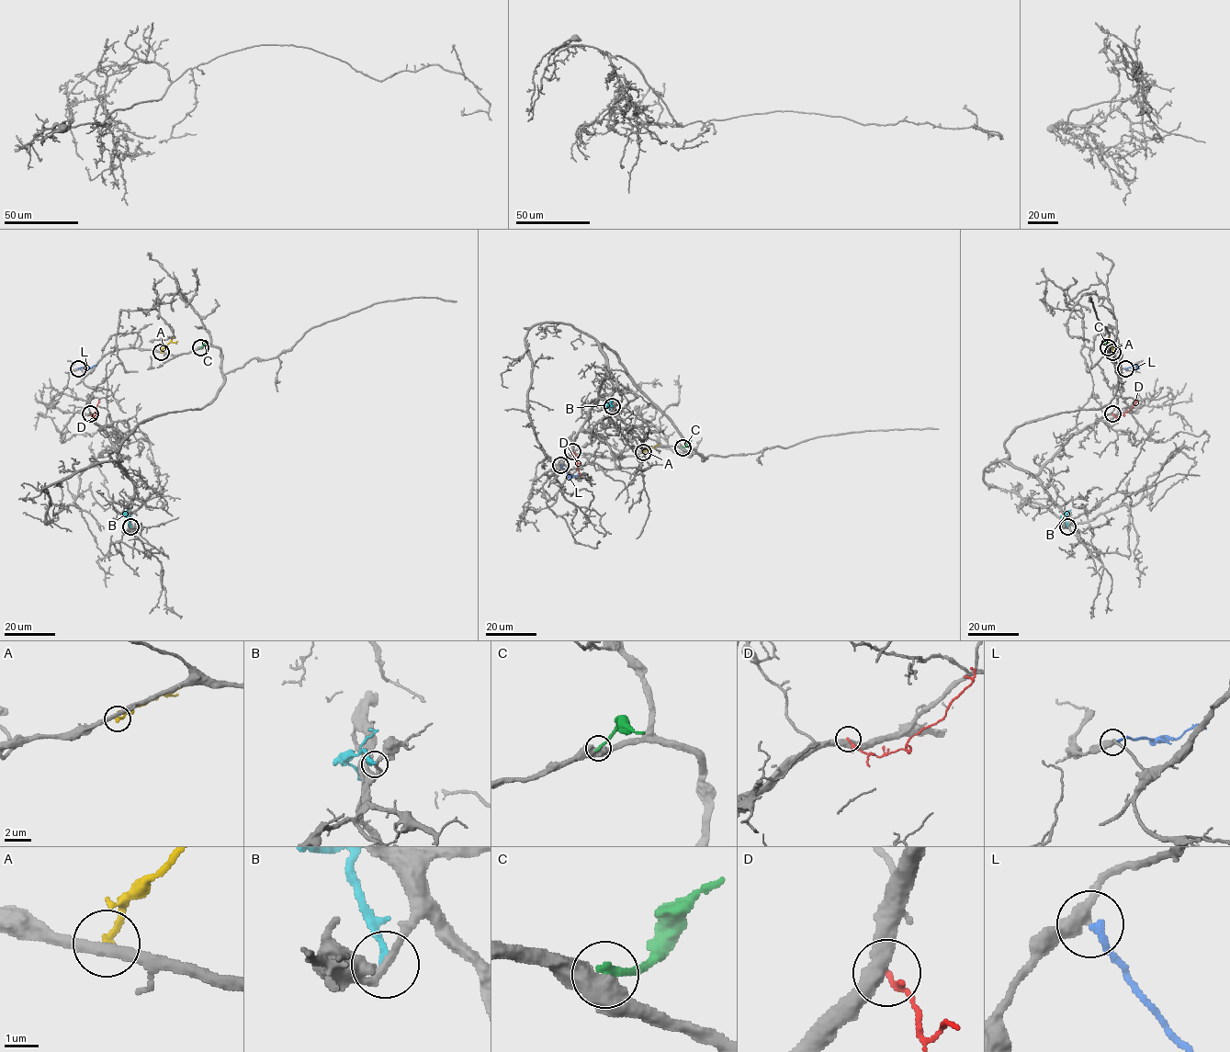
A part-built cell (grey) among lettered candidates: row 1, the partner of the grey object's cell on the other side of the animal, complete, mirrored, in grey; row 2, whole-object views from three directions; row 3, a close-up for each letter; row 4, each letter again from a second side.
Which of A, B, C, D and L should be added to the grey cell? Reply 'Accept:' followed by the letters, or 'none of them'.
Accept: L

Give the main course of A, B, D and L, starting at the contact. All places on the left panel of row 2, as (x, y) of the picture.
A: (161, 351), (171, 342), (177, 341)
B: (130, 526), (125, 513), (128, 509)
D: (90, 413), (95, 415), (99, 399)
L: (79, 368), (96, 366)

